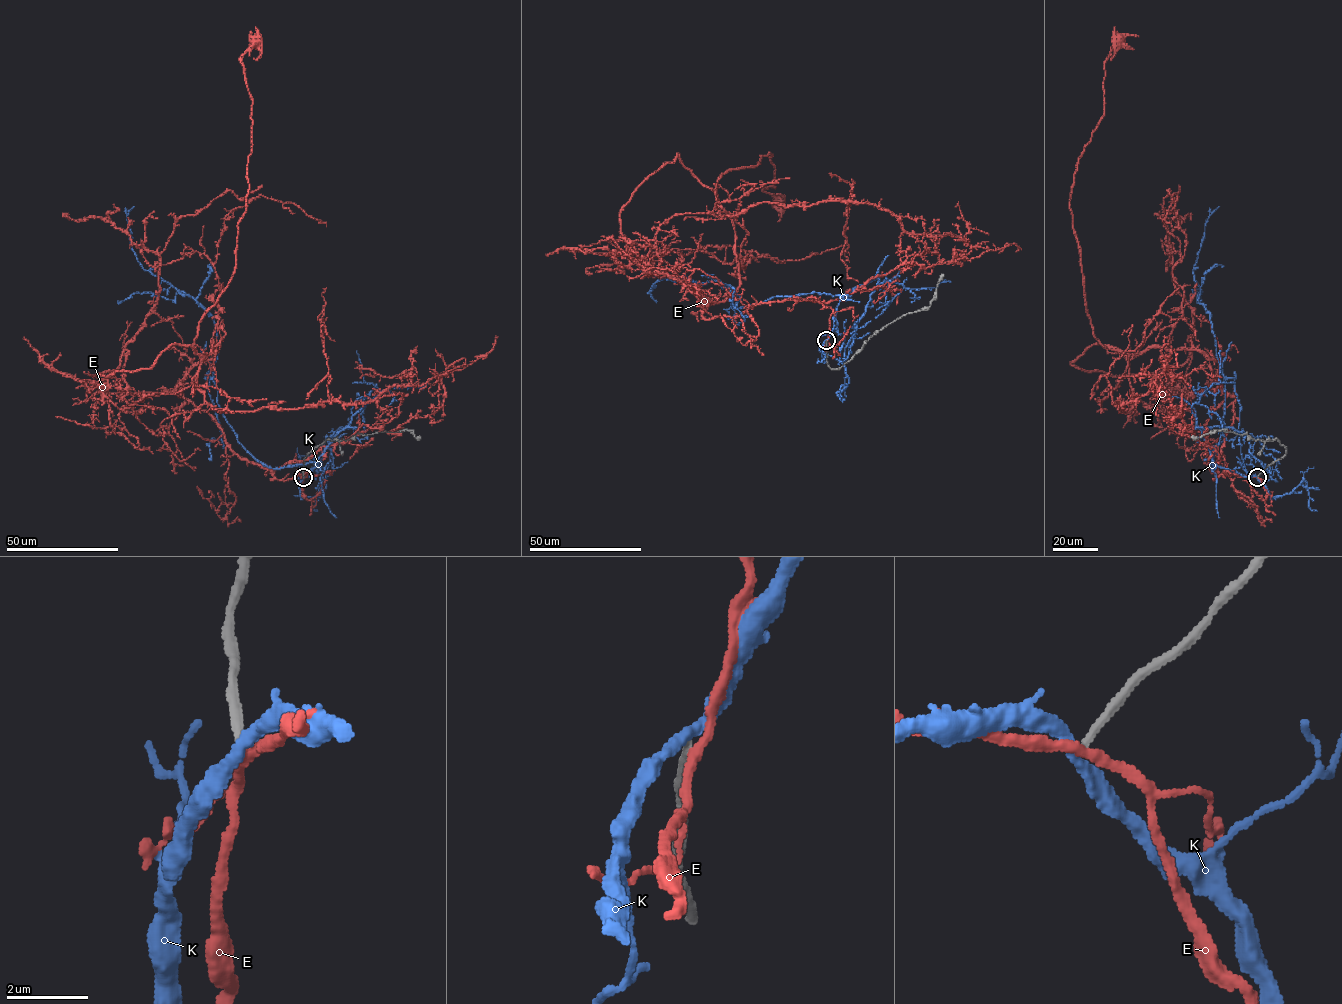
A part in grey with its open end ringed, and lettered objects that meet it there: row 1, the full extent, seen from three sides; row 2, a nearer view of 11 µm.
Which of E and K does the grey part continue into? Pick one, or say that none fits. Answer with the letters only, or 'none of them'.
none of them

